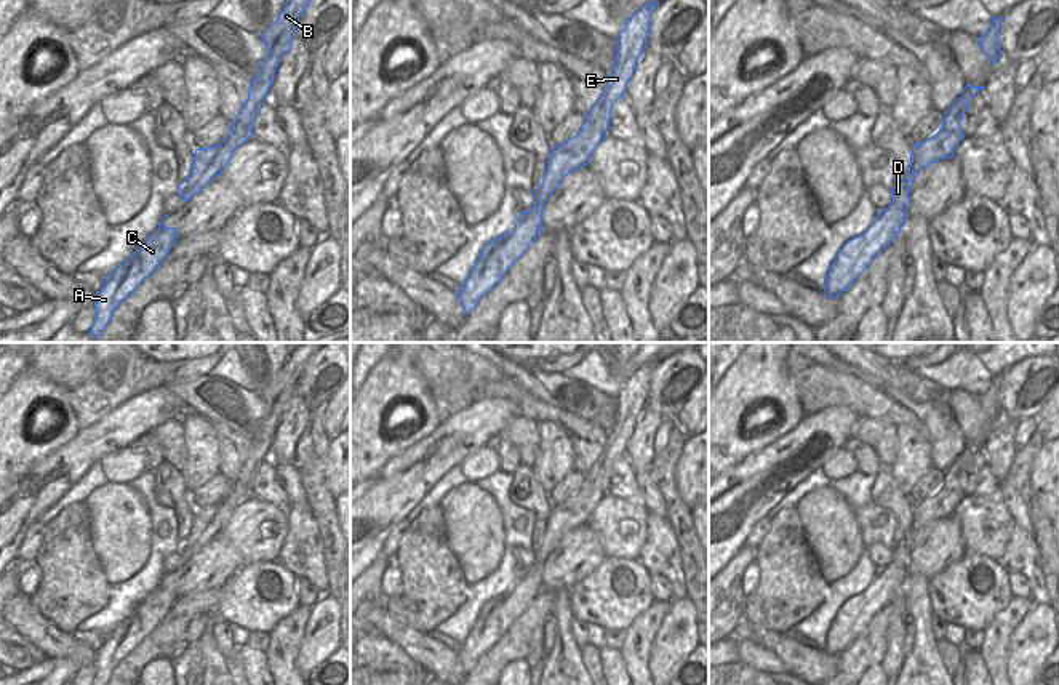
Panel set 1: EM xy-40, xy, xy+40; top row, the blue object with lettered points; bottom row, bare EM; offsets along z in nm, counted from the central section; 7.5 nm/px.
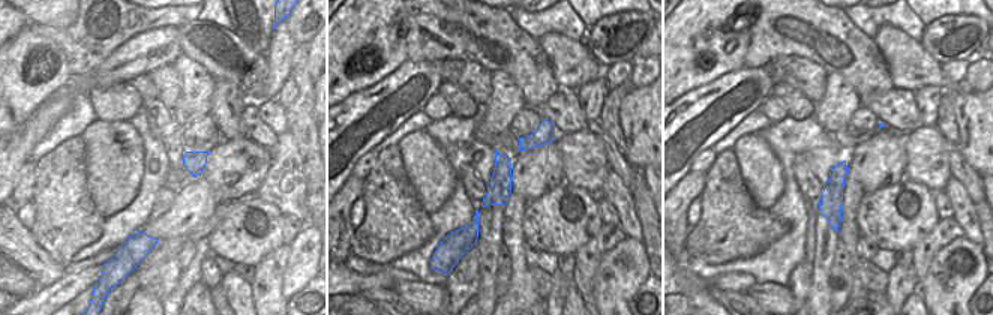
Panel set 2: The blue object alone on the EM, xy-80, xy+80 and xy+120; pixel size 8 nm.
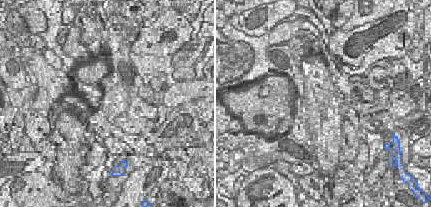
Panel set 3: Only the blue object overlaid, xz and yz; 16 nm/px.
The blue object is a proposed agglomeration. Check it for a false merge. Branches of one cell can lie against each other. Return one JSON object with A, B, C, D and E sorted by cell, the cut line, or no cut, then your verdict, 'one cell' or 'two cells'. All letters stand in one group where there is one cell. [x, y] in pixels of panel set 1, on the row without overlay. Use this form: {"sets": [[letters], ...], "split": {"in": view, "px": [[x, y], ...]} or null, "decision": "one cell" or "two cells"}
{"sets": [["A", "B", "C", "E"], ["D"]], "split": {"in": "xy+40", "px": [[890, 564], [893, 576], [899, 584]]}, "decision": "two cells"}

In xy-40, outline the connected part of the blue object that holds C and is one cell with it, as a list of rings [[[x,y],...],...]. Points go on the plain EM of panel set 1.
[[[162,579],[158,587],[107,635],[94,656],[93,685],[107,685],[114,669],[158,627],[176,599],[176,587]]]

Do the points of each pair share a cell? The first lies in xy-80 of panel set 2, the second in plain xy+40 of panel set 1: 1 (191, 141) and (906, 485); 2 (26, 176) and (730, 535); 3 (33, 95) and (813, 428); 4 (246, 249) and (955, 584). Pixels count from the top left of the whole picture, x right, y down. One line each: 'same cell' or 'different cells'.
1: different cells
2: different cells
3: different cells
4: same cell

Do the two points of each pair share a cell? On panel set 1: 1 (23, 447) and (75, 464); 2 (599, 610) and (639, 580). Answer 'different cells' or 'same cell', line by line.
1: different cells
2: same cell

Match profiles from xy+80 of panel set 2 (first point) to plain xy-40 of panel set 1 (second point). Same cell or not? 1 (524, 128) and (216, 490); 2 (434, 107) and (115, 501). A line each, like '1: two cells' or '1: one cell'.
1: one cell
2: two cells

